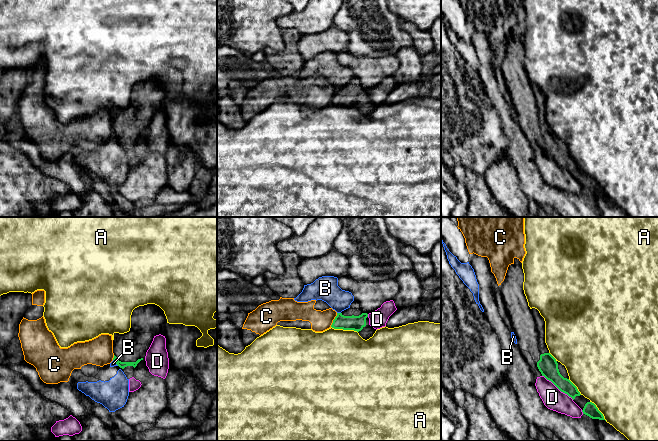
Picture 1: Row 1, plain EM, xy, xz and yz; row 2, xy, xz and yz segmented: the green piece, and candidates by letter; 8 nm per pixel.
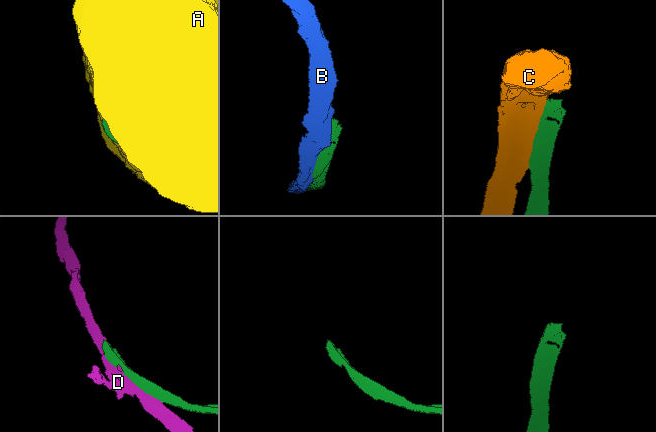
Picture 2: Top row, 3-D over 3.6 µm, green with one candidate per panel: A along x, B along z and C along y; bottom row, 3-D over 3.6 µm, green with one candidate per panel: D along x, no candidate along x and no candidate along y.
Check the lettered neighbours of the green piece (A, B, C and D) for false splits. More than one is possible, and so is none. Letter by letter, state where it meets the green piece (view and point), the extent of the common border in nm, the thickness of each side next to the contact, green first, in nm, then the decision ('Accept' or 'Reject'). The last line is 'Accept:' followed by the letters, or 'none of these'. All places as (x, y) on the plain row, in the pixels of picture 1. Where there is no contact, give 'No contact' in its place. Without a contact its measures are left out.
A: Touches green at xz (344, 105). Shared border 220 nm. Thickness 120 nm (green) against 500 nm. Reject
B: Touches green at xz (339, 89). Shared border 30 nm. Thickness 120 nm (green) against 200 nm. Reject
C: Touches green at xz (333, 96). Shared border 130 nm. Thickness 120 nm (green) against 160 nm. Reject
D: Touches green at yz (558, 164). Shared border 320 nm. Thickness 160 nm (green) against 170 nm. Reject
Accept: none of these

